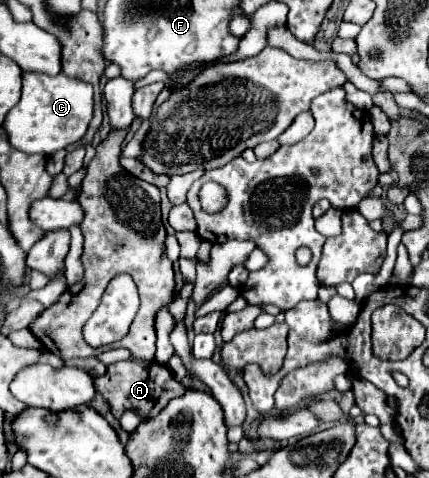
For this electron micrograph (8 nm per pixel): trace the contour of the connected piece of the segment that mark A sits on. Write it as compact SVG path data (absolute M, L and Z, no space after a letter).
M119 361L107 367L107 371L99 377L95 377L95 391L103 395L103 399L109 403L111 413L115 419L121 419L125 411L133 411L141 417L141 421L147 421L159 413L173 397L179 397L187 391L183 383L175 379L175 375L165 367L157 363L145 363L145 361Z

